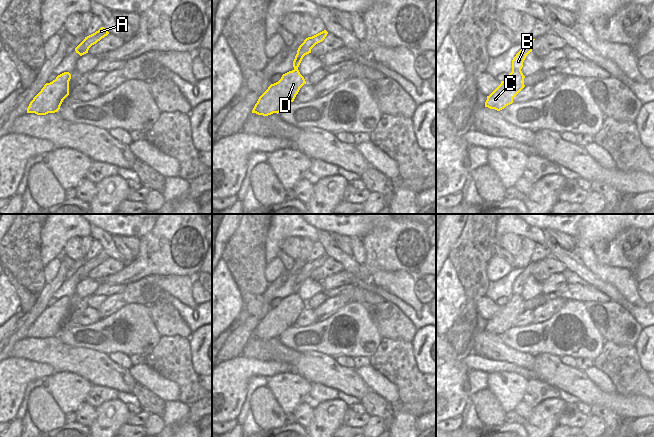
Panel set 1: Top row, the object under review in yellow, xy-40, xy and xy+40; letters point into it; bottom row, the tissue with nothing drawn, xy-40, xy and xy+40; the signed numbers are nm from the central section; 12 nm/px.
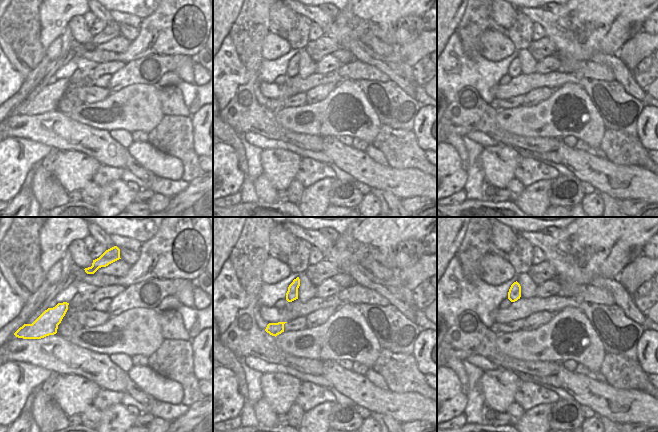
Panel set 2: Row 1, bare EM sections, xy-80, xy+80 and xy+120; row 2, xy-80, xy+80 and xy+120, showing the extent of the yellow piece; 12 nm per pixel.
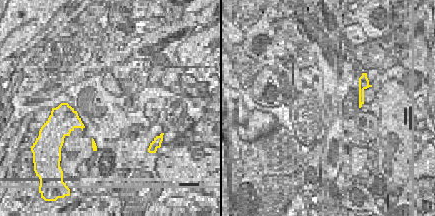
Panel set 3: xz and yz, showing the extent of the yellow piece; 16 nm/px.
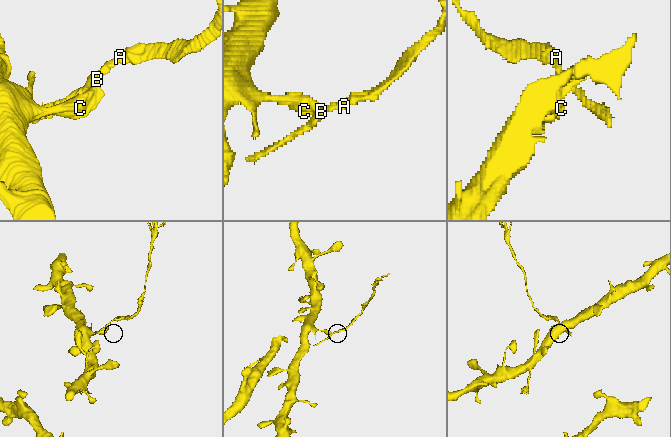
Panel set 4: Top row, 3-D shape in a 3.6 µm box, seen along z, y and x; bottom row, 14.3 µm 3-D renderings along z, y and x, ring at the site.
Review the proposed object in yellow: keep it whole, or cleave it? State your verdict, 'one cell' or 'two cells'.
two cells

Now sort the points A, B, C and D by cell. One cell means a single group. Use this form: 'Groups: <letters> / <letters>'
Groups: A B / C D

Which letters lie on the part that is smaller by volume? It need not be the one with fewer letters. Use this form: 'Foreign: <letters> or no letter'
Foreign: A, B

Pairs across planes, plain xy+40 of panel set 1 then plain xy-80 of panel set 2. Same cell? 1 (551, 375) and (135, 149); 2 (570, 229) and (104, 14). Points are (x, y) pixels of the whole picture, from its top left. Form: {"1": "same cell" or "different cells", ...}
{"1": "different cells", "2": "different cells"}

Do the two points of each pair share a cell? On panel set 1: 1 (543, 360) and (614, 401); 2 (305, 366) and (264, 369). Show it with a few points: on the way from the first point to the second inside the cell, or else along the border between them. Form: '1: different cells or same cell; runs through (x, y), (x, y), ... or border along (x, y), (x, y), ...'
1: same cell; runs through (561, 376), (576, 382), (590, 394), (596, 396)
2: different cells; border along (286, 363), (295, 371)

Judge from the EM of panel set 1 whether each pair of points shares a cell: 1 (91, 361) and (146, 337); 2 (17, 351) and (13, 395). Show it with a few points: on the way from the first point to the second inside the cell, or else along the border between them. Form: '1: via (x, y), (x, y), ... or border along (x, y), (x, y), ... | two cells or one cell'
1: border along (84, 348), (93, 348), (107, 355) | two cells
2: border along (10, 356), (18, 356), (40, 362) | two cells

